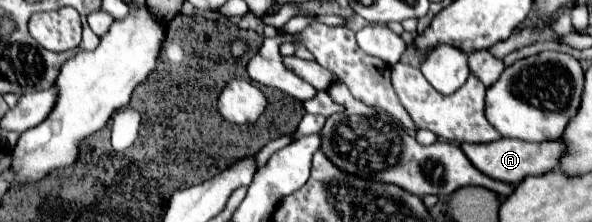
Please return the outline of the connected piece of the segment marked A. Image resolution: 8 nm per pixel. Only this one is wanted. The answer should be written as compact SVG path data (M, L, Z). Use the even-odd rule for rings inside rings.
M500 138L496 142L488 142L488 144L462 144L464 154L470 158L470 162L482 170L484 174L488 174L490 178L498 178L500 182L522 182L526 176L538 176L538 174L546 174L558 168L562 156L566 154L566 144L558 138L558 140L550 140L550 142L526 142L526 140L518 140L518 138Z

